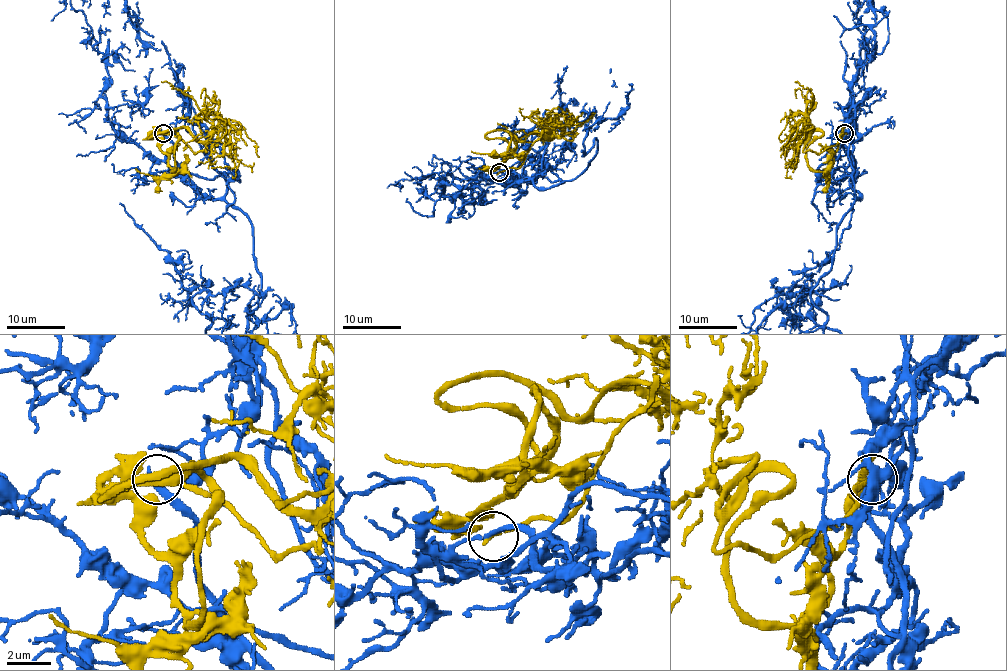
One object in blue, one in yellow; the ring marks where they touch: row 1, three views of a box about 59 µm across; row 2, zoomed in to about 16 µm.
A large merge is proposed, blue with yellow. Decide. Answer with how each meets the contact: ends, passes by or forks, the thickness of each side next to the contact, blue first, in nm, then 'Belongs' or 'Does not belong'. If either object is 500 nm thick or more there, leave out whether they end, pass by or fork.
At the ring blue ends. At the ring yellow passes by. Thickness 280 nm (blue) against 120 nm. Does not belong

